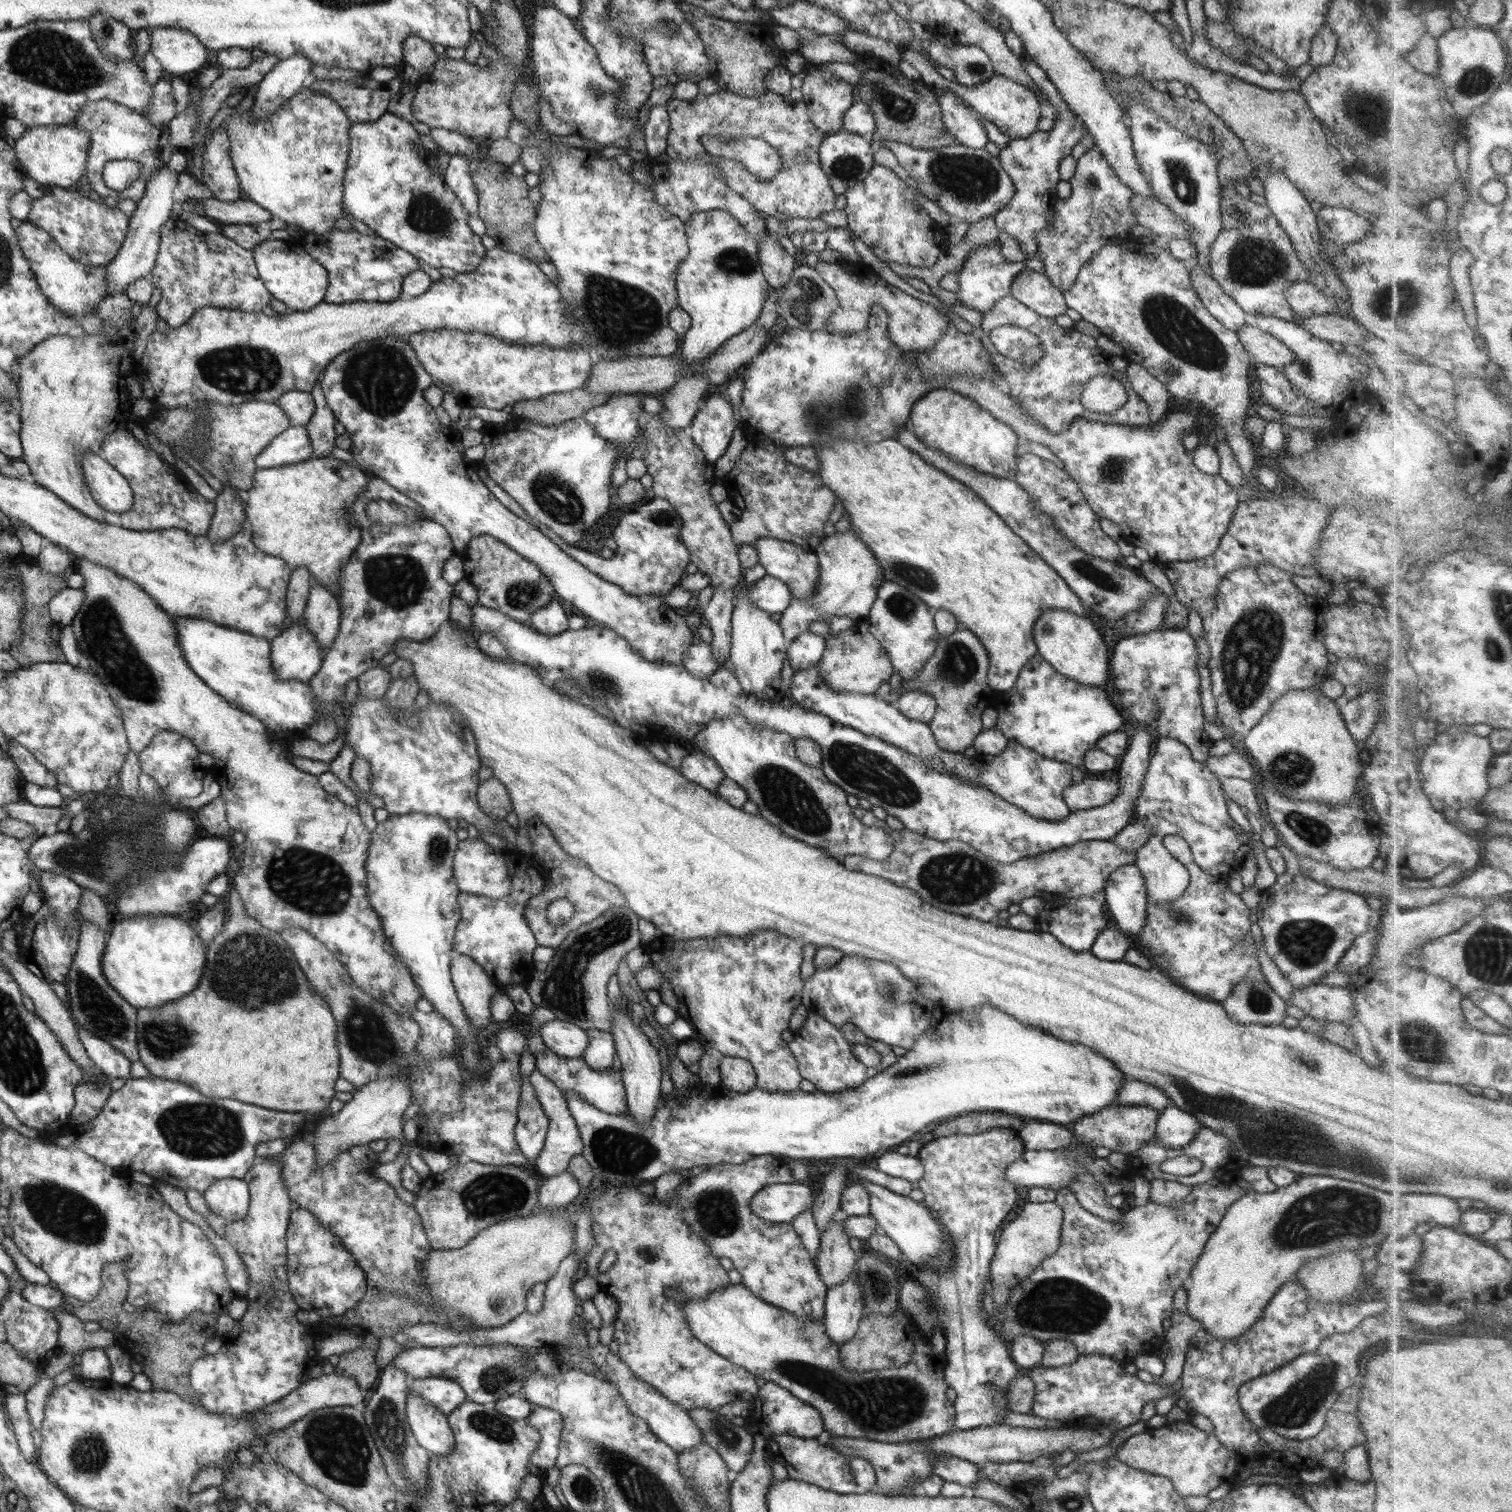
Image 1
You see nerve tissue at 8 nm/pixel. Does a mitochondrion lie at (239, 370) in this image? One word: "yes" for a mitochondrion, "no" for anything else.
yes

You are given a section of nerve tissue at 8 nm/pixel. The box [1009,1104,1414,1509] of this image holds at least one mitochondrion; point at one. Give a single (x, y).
(1334, 1213)

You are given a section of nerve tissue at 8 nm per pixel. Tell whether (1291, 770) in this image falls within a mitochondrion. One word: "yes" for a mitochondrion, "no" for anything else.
yes

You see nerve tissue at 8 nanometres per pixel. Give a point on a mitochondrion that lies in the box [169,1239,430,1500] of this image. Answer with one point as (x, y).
(337, 1443)

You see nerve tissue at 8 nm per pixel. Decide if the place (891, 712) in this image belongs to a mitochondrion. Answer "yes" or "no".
no

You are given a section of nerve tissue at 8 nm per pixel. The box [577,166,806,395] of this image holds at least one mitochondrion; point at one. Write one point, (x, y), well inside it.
(623, 316)

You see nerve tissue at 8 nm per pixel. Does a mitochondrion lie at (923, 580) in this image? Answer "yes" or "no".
yes

